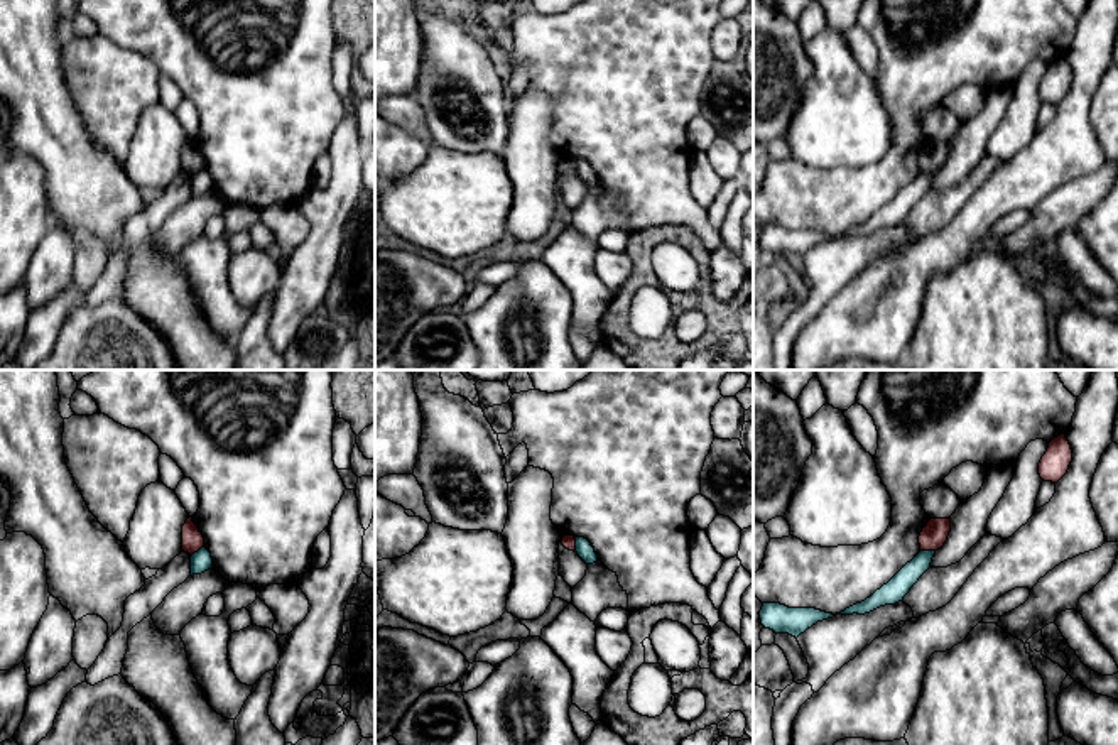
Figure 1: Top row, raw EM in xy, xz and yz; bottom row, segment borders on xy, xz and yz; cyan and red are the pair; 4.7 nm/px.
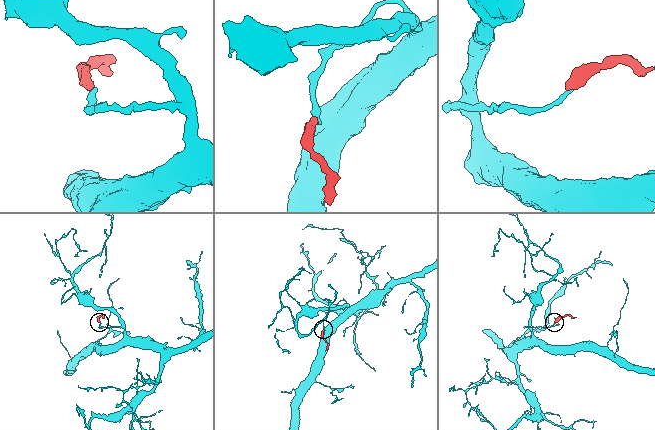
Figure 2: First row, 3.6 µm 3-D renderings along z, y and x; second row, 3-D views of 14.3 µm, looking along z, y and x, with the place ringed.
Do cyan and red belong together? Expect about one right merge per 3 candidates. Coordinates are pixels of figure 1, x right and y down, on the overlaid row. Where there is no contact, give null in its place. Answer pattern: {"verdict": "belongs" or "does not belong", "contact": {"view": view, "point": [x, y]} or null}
{"verdict": "does not belong", "contact": {"view": "xz", "point": [576, 544]}}

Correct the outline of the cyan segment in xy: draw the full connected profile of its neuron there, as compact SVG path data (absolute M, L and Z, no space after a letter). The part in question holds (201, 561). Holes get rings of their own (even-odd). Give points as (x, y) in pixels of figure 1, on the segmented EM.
M203 546L198 552L191 556L191 576L201 574L213 568L211 552Z

